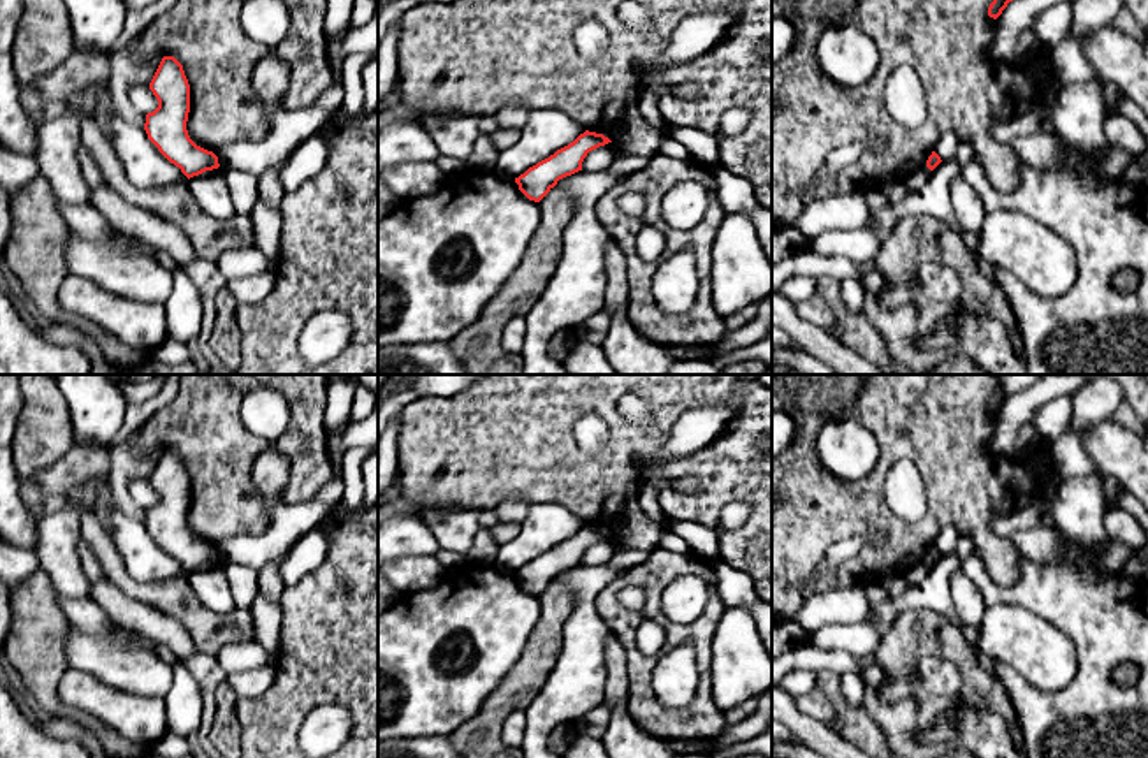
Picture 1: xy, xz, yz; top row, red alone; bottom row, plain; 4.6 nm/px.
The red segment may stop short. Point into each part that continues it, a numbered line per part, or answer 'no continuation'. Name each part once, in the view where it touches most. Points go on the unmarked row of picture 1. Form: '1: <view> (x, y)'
no continuation

